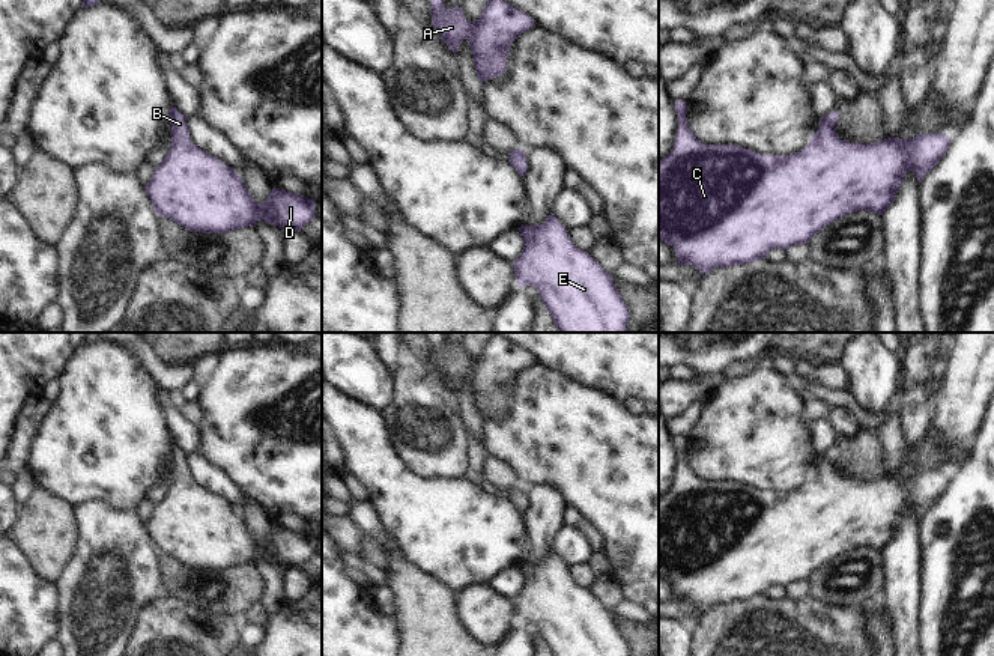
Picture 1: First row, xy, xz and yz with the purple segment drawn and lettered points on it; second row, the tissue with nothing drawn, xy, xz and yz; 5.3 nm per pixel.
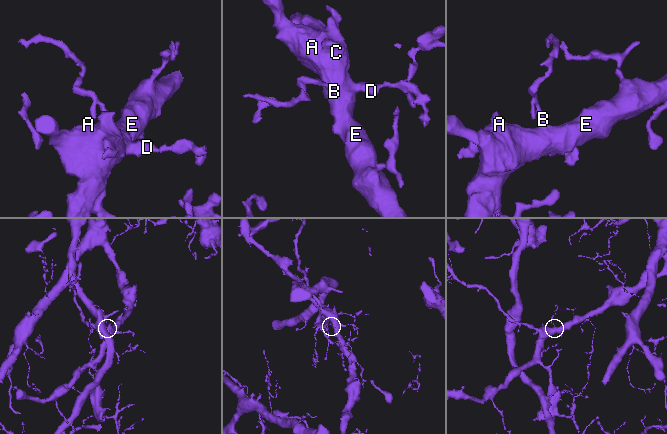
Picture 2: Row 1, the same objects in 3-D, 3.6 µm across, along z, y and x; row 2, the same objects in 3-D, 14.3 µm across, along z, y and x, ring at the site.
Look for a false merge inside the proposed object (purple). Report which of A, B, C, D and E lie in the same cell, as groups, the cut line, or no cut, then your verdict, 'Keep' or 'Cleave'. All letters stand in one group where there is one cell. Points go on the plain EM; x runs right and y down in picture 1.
Groups: A B C D E. No split. Keep

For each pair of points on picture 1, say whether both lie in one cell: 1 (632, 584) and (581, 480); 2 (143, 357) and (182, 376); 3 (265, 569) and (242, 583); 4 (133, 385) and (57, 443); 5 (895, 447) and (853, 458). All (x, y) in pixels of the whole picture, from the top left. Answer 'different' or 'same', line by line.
1: same
2: same
3: different
4: same
5: different

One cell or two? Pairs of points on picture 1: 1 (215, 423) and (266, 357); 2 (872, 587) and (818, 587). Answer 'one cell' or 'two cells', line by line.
1: one cell
2: one cell

